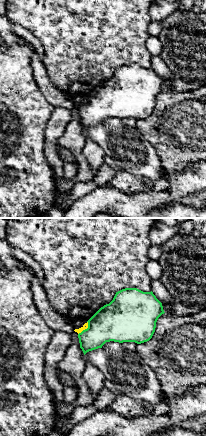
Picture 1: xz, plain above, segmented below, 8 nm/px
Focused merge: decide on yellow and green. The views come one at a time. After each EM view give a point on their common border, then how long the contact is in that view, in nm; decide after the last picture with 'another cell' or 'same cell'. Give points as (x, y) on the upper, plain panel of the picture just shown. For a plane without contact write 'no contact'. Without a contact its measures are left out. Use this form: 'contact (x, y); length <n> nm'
contact (85, 104); length 130 nm

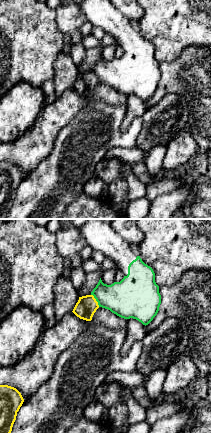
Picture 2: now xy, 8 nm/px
contact (95, 76); length 120 nm

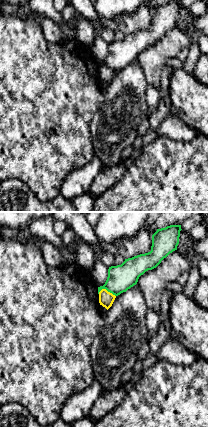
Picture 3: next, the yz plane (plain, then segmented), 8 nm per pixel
contact (106, 66); length 150 nm

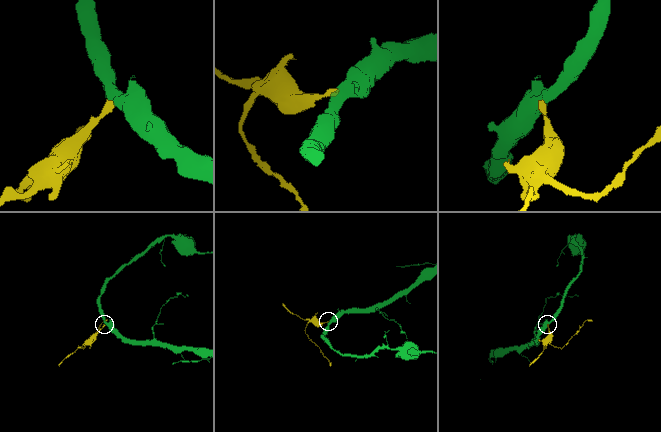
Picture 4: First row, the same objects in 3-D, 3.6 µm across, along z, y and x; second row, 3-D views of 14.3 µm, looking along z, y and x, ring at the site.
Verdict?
another cell

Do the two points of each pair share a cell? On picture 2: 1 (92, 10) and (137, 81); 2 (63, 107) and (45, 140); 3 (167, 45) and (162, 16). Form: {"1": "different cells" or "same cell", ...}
{"1": "same cell", "2": "same cell", "3": "same cell"}

